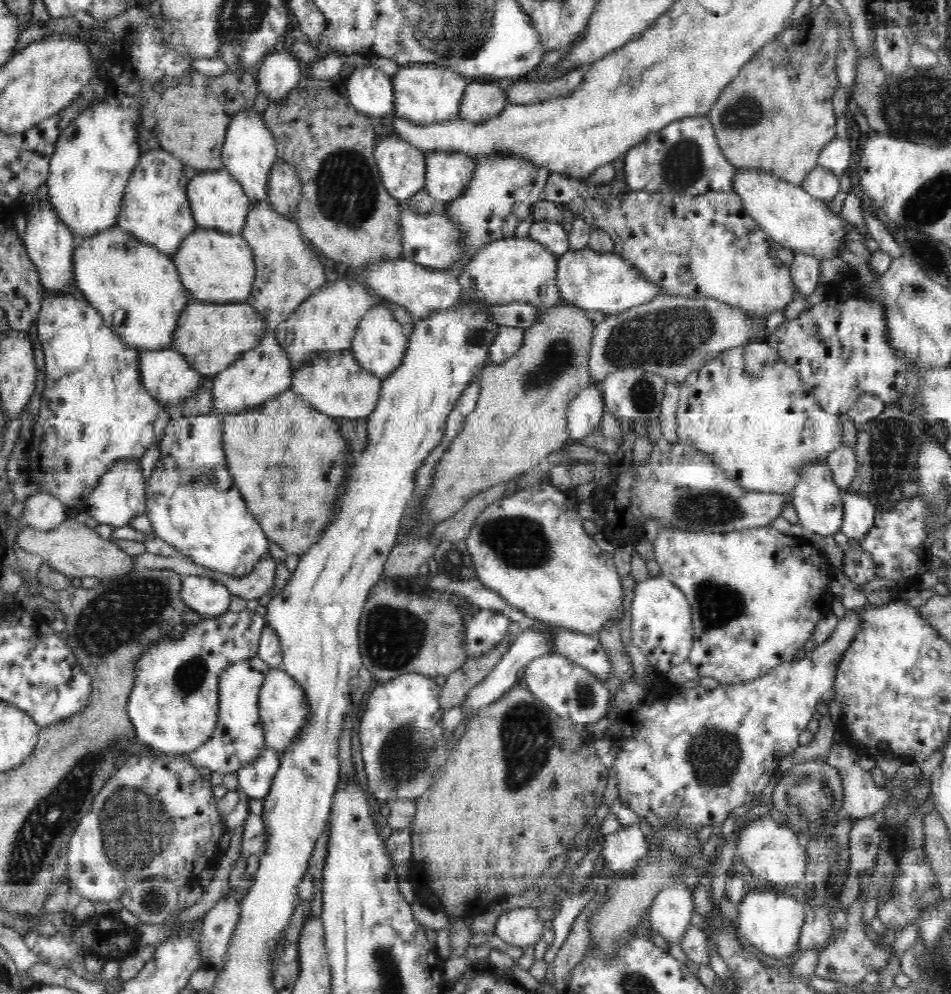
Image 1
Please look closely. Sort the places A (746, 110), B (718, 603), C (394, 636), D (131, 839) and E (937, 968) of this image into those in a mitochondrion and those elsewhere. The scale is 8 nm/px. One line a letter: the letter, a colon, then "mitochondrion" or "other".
A: mitochondrion
B: mitochondrion
C: mitochondrion
D: mitochondrion
E: mitochondrion

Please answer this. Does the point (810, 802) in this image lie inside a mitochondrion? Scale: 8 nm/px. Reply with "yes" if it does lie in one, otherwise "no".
yes

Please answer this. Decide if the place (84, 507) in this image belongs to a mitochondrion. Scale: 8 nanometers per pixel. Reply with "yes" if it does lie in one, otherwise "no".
no

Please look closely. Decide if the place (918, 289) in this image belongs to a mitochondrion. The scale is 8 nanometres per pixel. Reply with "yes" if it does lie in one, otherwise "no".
yes

